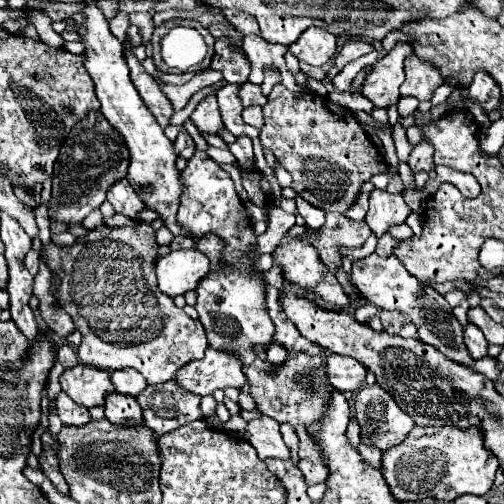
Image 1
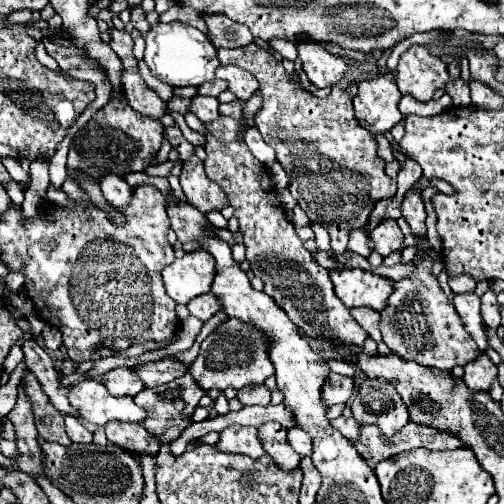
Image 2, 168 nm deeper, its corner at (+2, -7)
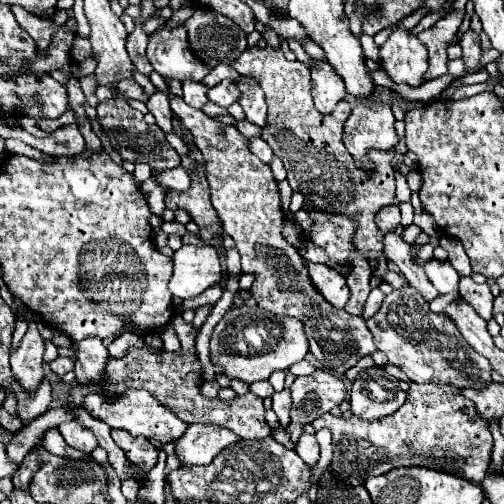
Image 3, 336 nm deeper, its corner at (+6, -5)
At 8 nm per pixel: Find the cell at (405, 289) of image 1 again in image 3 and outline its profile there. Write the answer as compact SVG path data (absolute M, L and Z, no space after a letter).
M304 260L304 264L308 266L312 286L316 286L316 290L320 290L324 300L336 308L344 308L344 304L350 298L350 290L346 286L344 278L326 264L314 264L310 260Z

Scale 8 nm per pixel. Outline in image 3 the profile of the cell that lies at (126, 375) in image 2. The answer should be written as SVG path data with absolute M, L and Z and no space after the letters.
M88 336L76 342L74 352L76 352L74 374L76 374L78 384L90 384L104 376L104 368L108 362L108 350L102 344L102 338Z

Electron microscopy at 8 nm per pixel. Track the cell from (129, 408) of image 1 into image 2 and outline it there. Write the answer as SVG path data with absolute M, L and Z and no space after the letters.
M112 420L106 426L106 438L134 454L156 454L160 444L158 440L142 426L142 424L128 424L120 420Z

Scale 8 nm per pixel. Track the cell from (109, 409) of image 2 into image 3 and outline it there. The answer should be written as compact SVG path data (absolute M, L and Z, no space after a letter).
M126 390L120 398L116 398L112 402L104 394L88 394L84 398L84 408L94 418L104 420L112 428L128 430L134 436L154 438L154 440L160 440L162 444L178 440L184 434L184 430L188 428L186 422L182 422L172 410L166 410L166 406L162 402L158 402L152 394L148 394L148 390Z

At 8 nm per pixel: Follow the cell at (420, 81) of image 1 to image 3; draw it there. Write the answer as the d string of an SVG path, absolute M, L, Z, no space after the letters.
M394 28L380 48L380 64L394 82L420 86L428 70L428 50L410 30Z

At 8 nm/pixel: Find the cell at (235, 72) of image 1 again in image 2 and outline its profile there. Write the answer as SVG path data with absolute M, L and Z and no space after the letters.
M220 66L216 70L216 78L226 80L228 90L236 94L236 98L242 98L242 100L248 100L258 90L256 78L250 72L236 68L236 66Z

